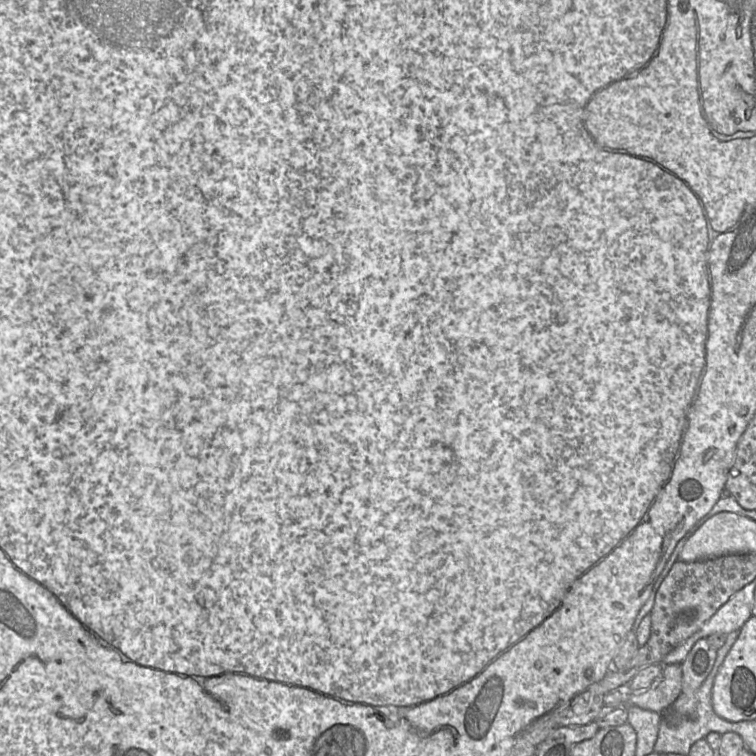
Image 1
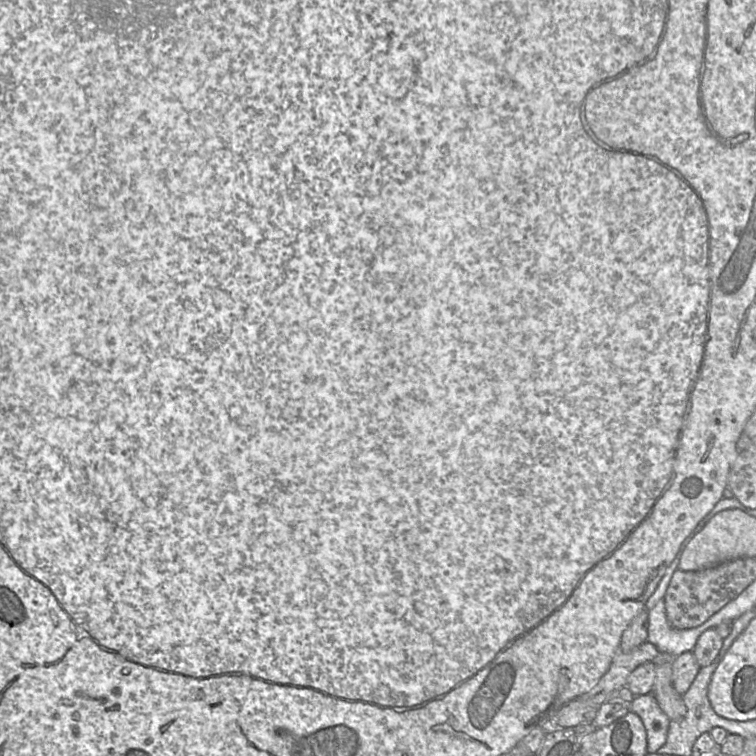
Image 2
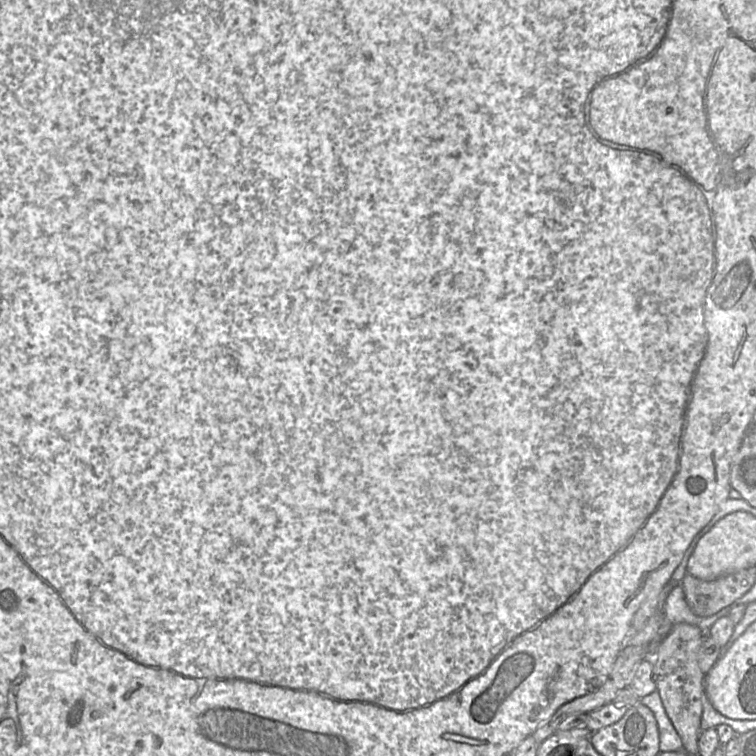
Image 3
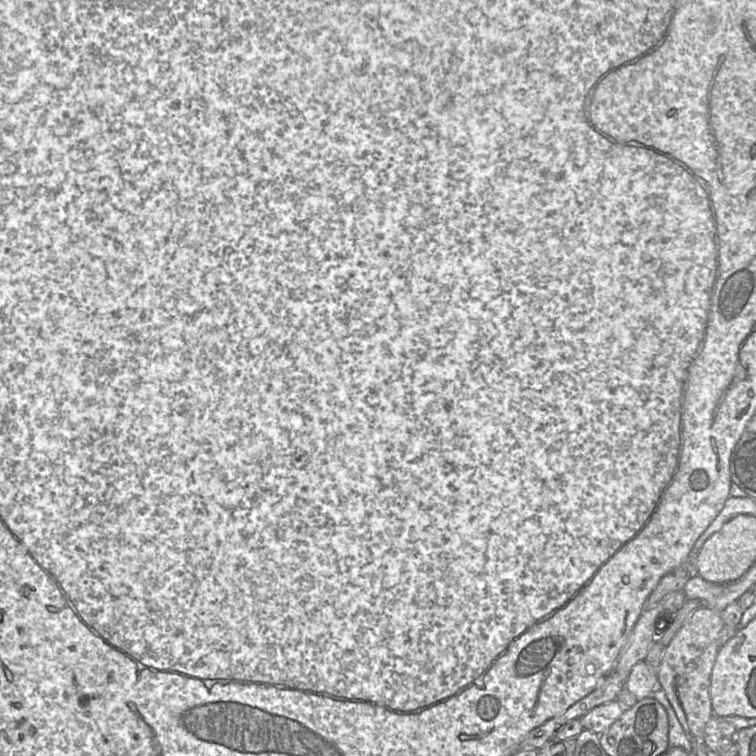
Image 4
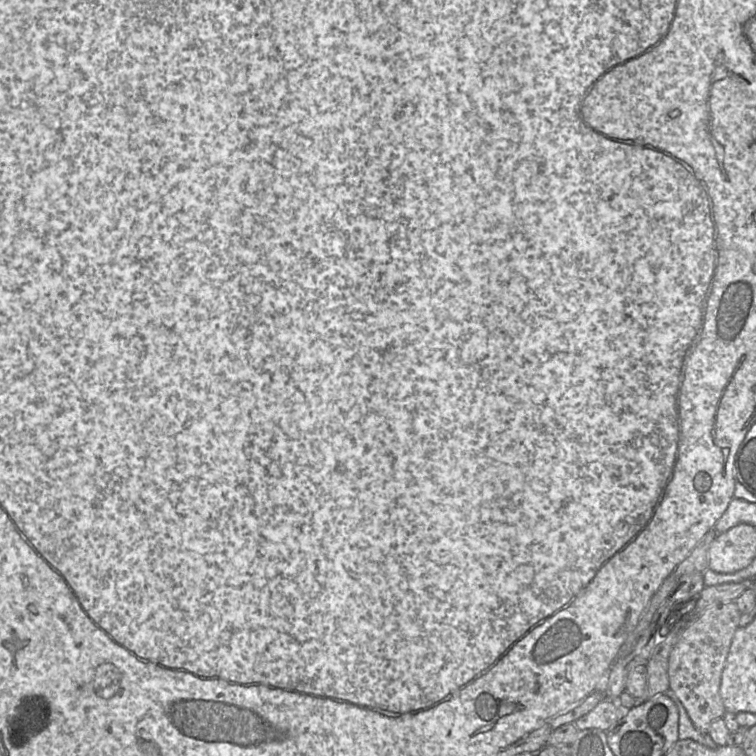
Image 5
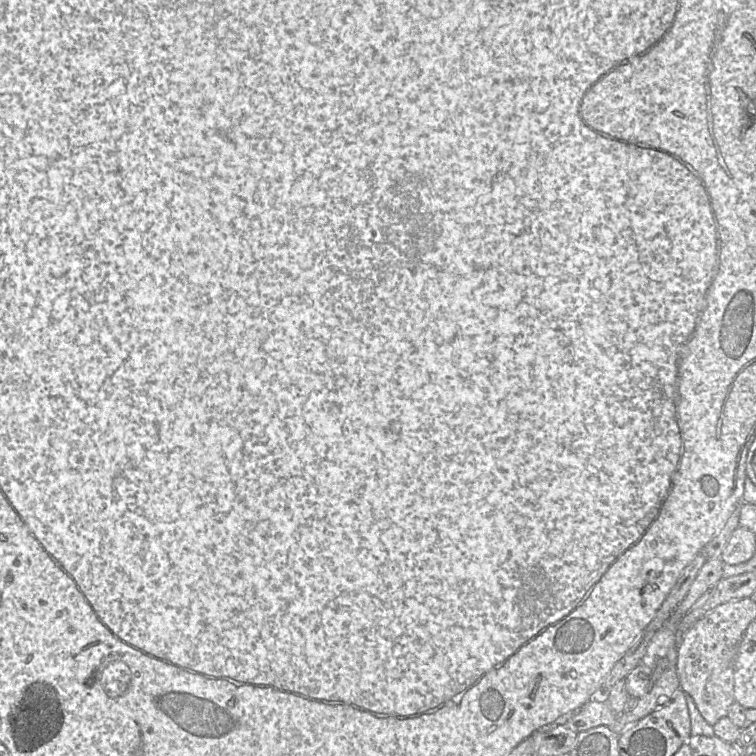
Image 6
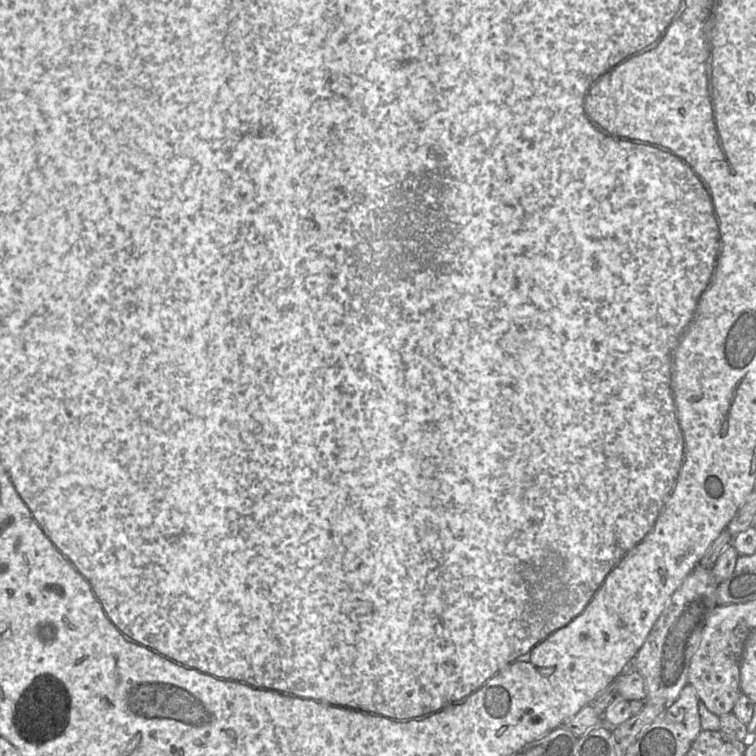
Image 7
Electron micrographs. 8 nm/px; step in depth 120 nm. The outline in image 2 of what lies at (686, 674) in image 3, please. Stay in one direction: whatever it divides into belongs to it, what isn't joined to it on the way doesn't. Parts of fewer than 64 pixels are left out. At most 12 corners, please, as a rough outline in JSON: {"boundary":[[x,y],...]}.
{"boundary":[[658,654],[652,694],[670,720],[687,708],[673,686],[675,657]]}

